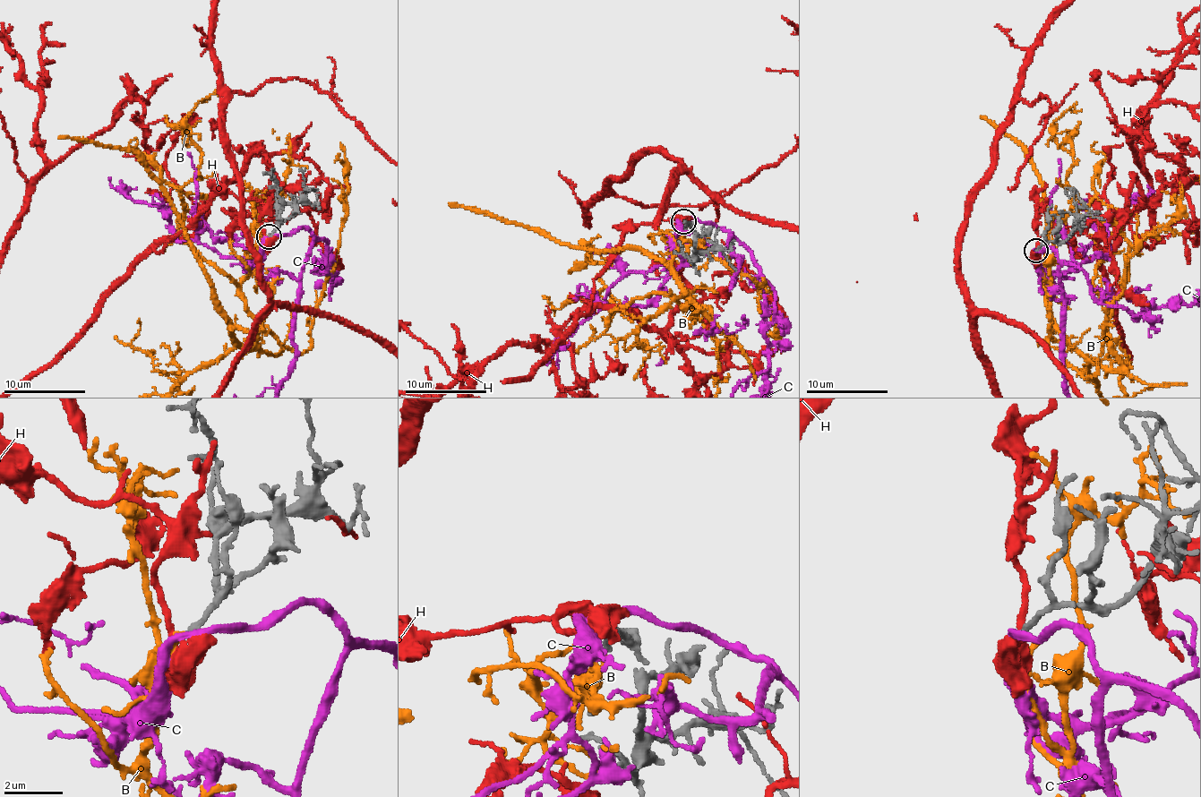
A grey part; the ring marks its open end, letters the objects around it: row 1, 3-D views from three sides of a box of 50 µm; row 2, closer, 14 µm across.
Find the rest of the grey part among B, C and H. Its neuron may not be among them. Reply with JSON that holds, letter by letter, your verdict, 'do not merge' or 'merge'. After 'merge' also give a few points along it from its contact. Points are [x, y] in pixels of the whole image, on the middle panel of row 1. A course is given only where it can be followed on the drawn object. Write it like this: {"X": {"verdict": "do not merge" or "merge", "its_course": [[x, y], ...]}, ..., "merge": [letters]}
{"B": {"verdict": "merge"}, "C": {"verdict": "do not merge"}, "H": {"verdict": "do not merge"}, "merge": ["B"]}

